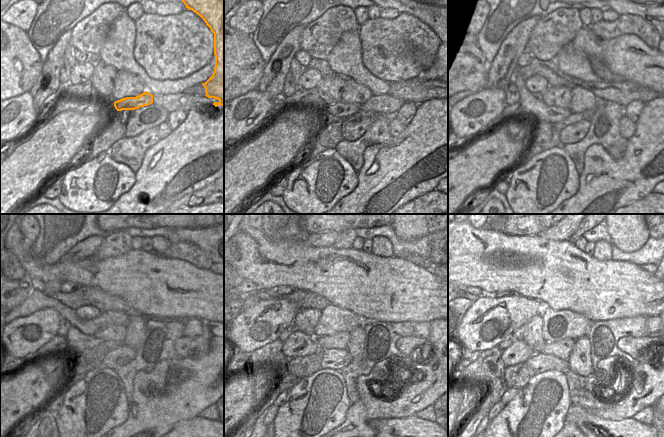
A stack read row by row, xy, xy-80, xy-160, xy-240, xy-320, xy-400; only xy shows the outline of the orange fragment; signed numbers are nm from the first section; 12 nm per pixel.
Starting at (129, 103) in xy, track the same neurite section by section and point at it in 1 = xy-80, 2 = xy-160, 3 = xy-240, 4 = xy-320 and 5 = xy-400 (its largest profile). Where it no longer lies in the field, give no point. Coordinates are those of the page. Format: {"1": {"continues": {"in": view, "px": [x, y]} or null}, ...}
{"1": {"continues": {"in": "xy-80", "px": [338, 110]}}, "2": {"continues": {"in": "xy-160", "px": [530, 104]}}, "3": {"continues": {"in": "xy-240", "px": [78, 342]}}, "4": {"continues": {"in": "xy-320", "px": [298, 344]}}, "5": {"continues": {"in": "xy-400", "px": [519, 352]}}}

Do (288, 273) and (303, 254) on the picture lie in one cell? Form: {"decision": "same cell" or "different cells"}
{"decision": "same cell"}

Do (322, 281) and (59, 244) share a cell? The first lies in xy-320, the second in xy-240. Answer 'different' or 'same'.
different

